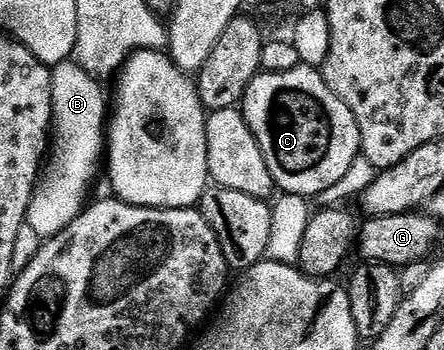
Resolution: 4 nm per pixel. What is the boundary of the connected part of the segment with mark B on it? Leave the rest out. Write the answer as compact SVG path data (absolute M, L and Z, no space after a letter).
M72 59L67 61L61 61L59 64L52 66L51 69L53 75L53 119L55 124L55 143L57 139L57 146L52 146L51 149L51 157L53 153L53 163L48 164L46 173L44 176L40 178L39 184L33 194L33 202L29 204L29 216L27 218L27 229L34 233L35 236L41 237L40 239L48 239L54 237L56 233L59 231L63 231L74 221L75 218L81 214L81 210L83 208L84 202L83 199L85 197L85 192L89 189L89 184L93 181L93 175L97 169L97 161L99 159L99 153L103 151L103 140L107 131L107 97L105 101L105 93L101 90L102 82L98 80L98 78L93 77L87 71L83 69L83 67L79 66Z

